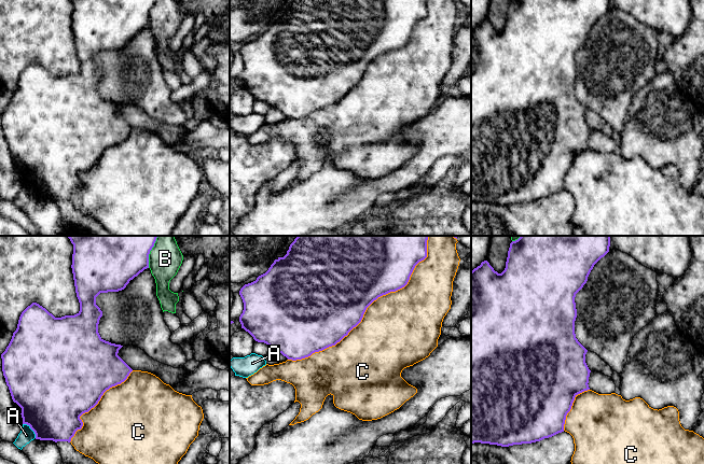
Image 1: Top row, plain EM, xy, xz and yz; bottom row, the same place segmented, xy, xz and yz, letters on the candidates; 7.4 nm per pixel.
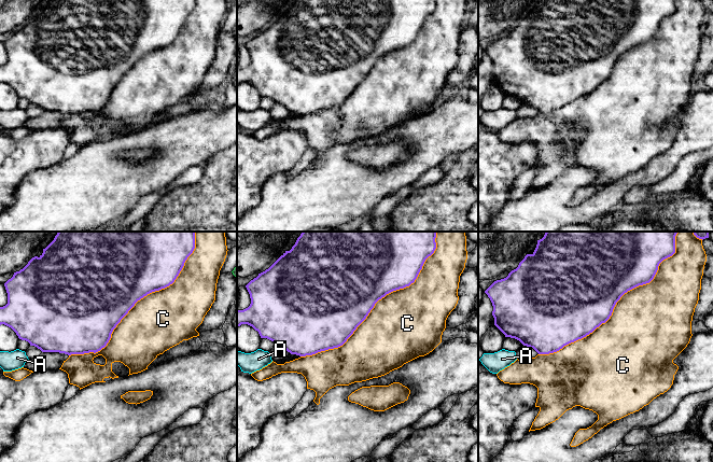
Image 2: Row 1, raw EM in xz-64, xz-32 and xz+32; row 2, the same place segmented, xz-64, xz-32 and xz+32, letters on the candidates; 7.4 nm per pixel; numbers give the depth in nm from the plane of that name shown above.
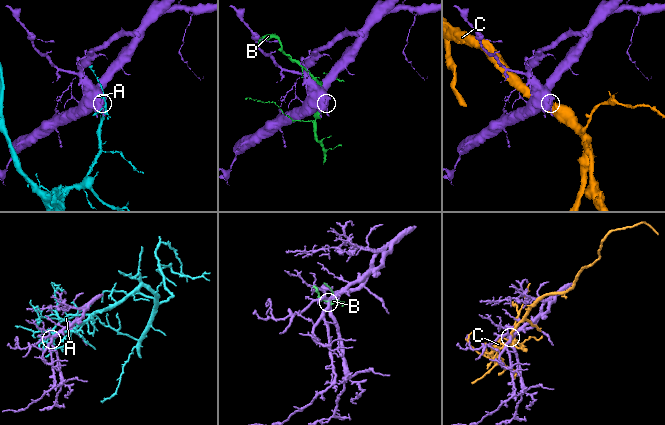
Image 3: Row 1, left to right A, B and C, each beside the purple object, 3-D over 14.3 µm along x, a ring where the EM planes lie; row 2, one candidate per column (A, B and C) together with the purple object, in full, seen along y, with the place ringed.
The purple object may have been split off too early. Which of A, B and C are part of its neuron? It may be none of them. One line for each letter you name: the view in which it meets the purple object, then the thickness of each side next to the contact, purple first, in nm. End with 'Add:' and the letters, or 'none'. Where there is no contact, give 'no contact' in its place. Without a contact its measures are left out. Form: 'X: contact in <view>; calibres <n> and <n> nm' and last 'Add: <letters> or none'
Add: none

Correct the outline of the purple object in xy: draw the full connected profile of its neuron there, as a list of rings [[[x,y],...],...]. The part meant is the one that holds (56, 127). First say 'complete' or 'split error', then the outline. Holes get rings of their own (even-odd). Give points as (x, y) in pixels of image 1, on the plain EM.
complete; [[[71,0],[73,3],[72,13],[72,32],[75,45],[77,56],[80,61],[80,70],[74,74],[65,74],[55,76],[45,67],[37,61],[32,61],[20,73],[17,87],[13,92],[12,98],[6,106],[5,110],[1,113],[2,130],[5,137],[6,144],[9,145],[12,158],[22,167],[23,183],[27,183],[36,193],[36,198],[57,200],[71,200],[78,188],[81,188],[83,181],[80,175],[88,171],[100,159],[103,152],[112,145],[124,141],[133,128],[118,114],[119,109],[123,106],[121,103],[111,102],[103,99],[98,92],[99,79],[102,75],[102,70],[96,64],[96,56],[100,52],[119,51],[126,46],[130,39],[137,36],[144,28],[149,27],[149,13],[154,5],[155,0]]]

